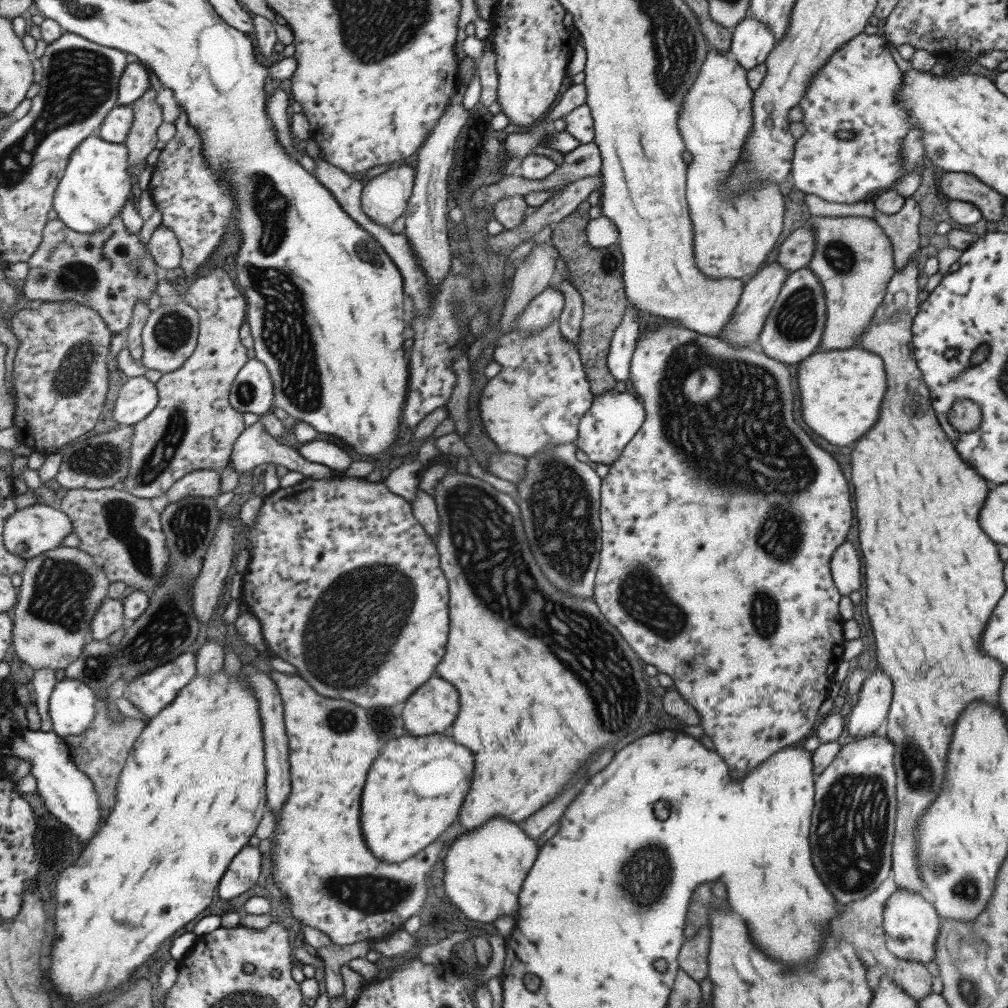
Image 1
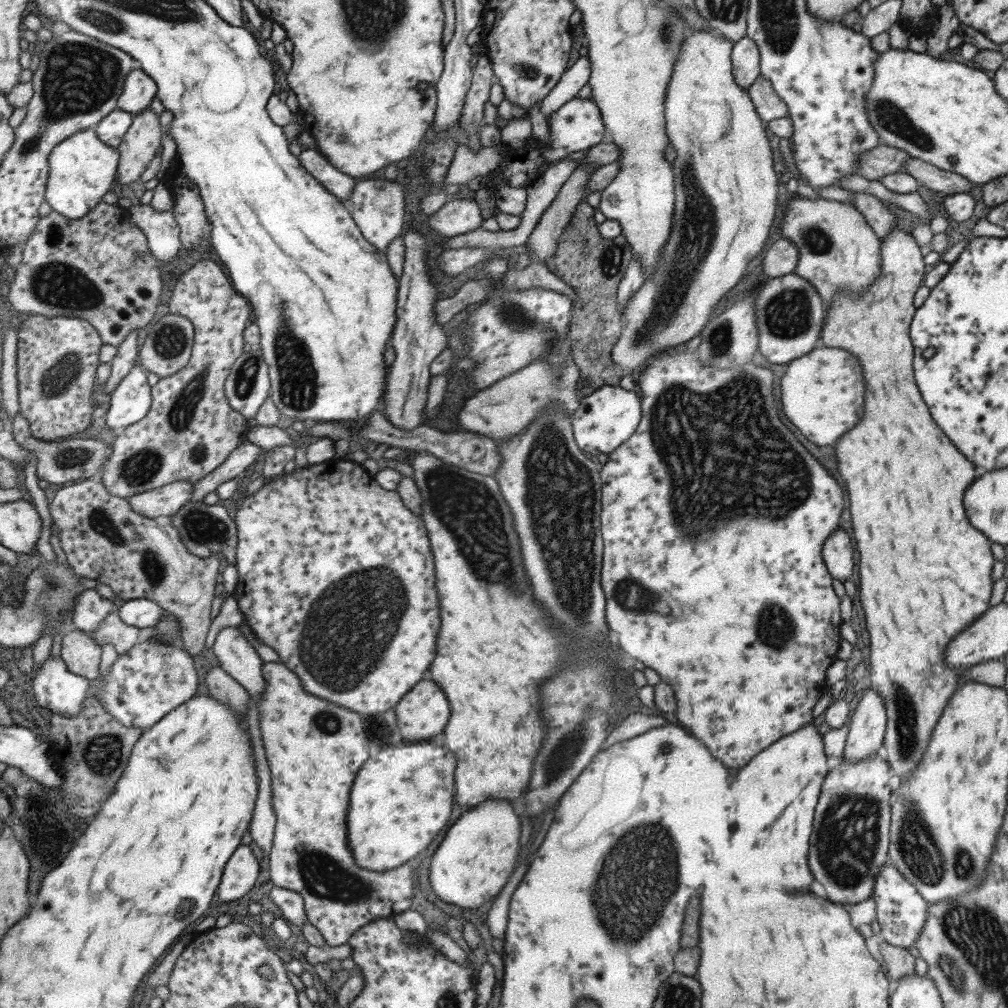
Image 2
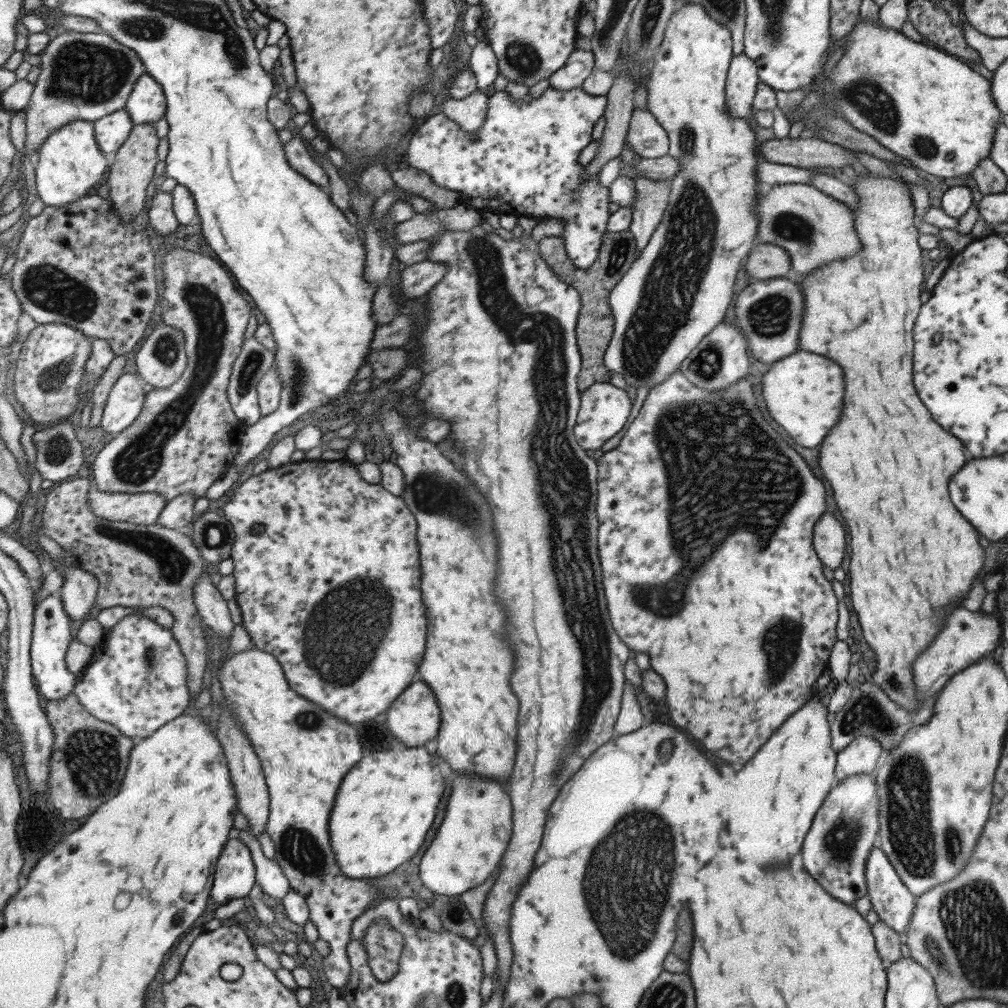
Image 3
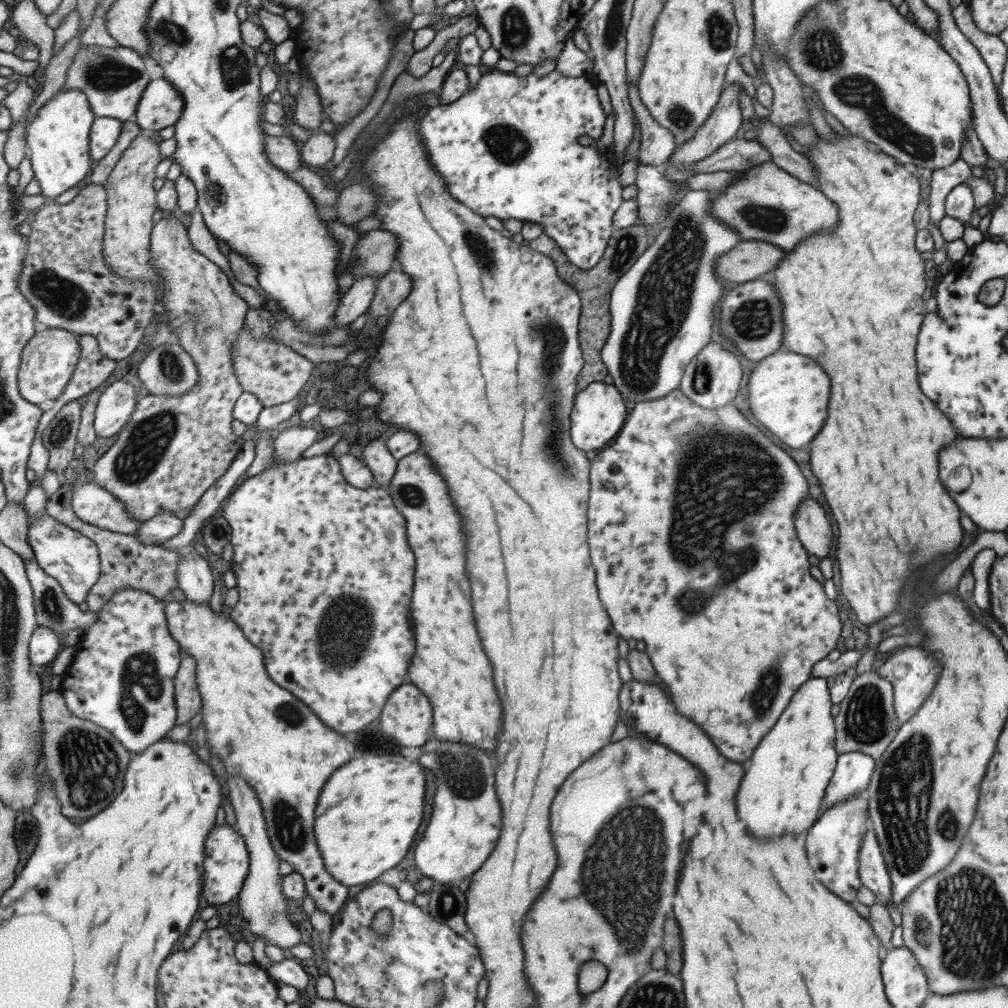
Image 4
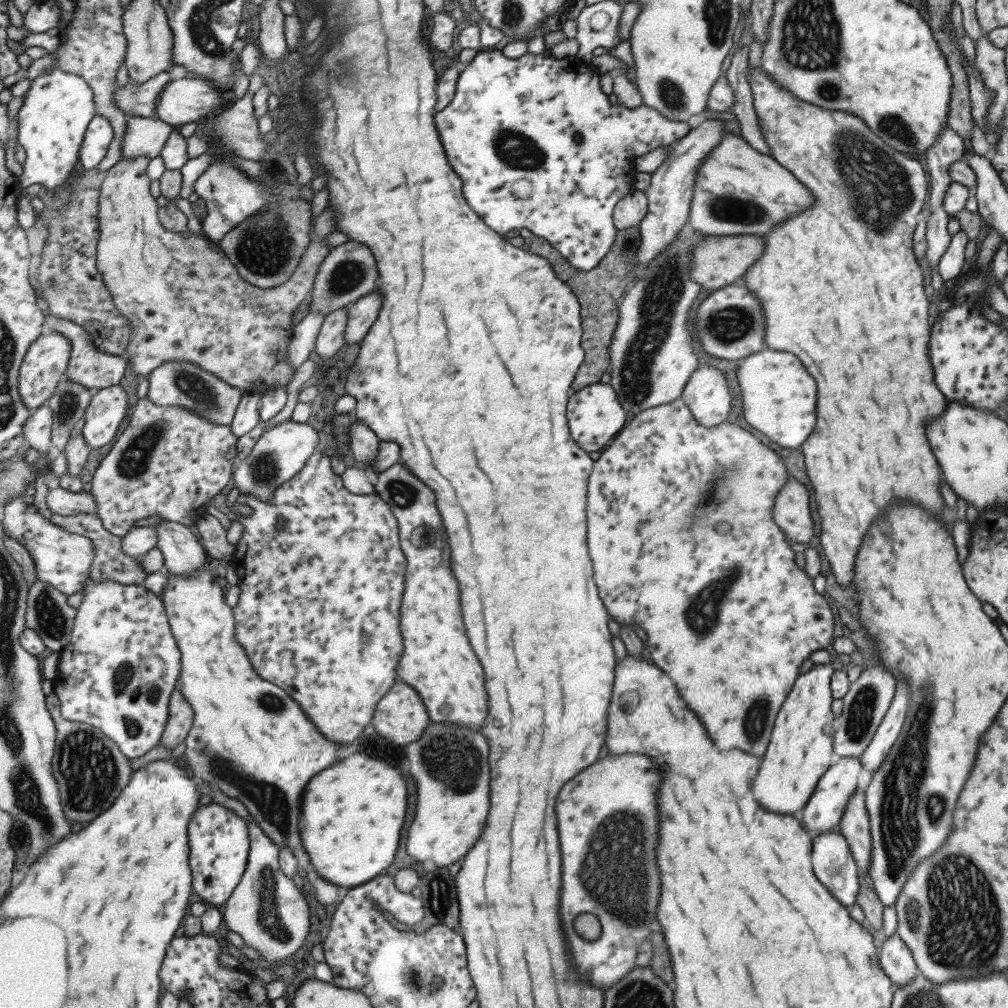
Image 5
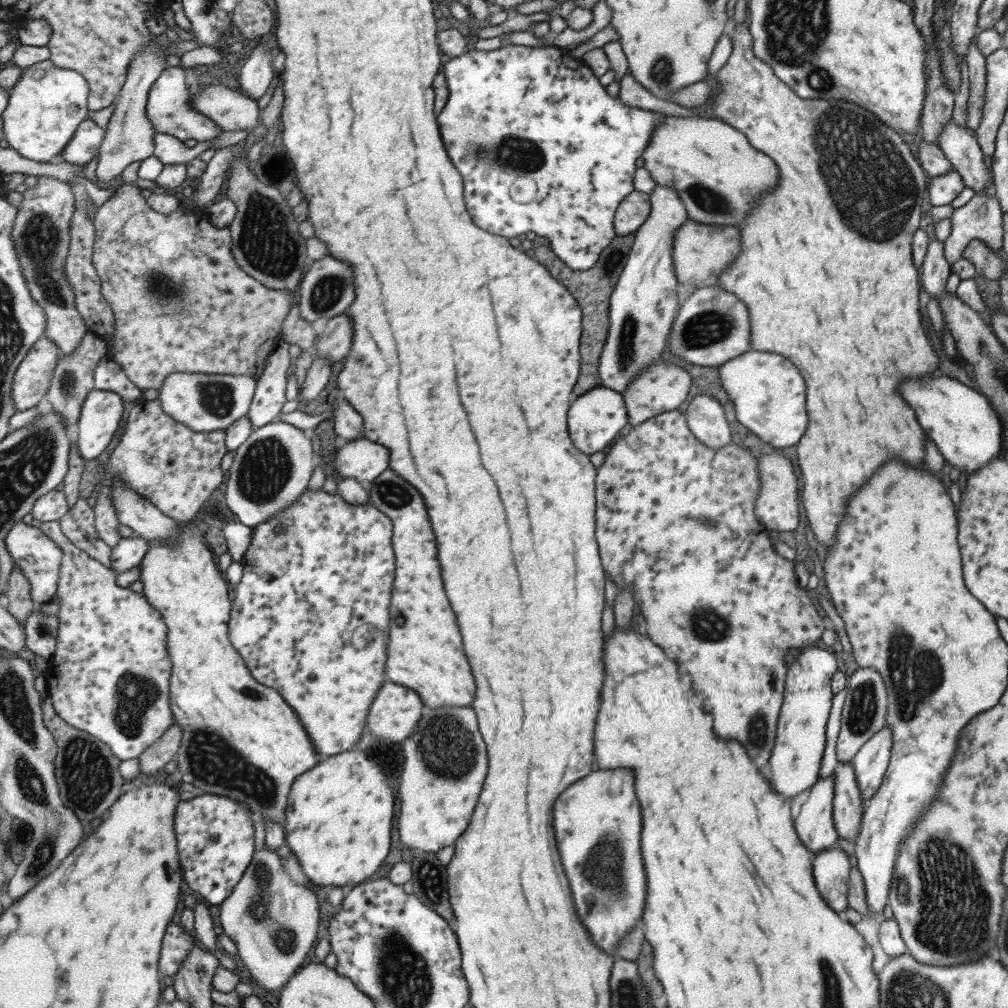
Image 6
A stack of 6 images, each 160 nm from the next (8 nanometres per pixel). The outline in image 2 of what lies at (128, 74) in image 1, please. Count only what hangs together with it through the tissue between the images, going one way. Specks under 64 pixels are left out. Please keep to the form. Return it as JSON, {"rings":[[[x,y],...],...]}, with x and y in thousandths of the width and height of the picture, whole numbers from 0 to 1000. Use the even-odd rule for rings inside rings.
{"rings":[[[136,66],[125,79],[123,92],[117,100],[117,107],[134,115],[146,109],[157,95],[157,83],[151,74]]]}

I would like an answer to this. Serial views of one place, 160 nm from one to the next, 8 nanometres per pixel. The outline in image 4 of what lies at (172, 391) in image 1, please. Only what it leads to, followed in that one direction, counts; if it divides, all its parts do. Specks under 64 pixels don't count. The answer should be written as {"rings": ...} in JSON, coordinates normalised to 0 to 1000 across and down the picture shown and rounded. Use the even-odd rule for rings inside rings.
{"rings":[[[139,133],[132,141],[131,144],[120,154],[119,160],[116,162],[114,168],[108,175],[105,188],[107,188],[107,218],[106,228],[104,237],[104,254],[107,254],[107,263],[111,264],[111,267],[115,269],[116,273],[120,273],[122,277],[130,277],[130,279],[150,279],[156,287],[158,287],[158,300],[154,306],[155,313],[158,313],[157,323],[162,323],[163,319],[169,327],[170,336],[176,337],[184,348],[187,348],[190,352],[191,357],[195,360],[196,366],[199,370],[198,378],[196,382],[189,386],[186,391],[180,393],[172,392],[154,392],[147,391],[144,394],[140,394],[138,401],[136,402],[135,409],[132,410],[131,417],[127,419],[127,422],[117,431],[117,436],[113,440],[95,457],[93,467],[93,478],[106,484],[106,486],[112,488],[112,491],[116,492],[123,498],[125,505],[128,510],[131,510],[133,514],[138,516],[148,516],[149,514],[155,513],[157,510],[163,509],[166,506],[176,508],[177,506],[189,506],[195,500],[197,500],[199,493],[202,493],[206,486],[222,473],[226,466],[230,464],[231,457],[234,456],[236,450],[239,448],[241,438],[238,433],[231,431],[231,417],[232,405],[234,399],[238,397],[238,393],[242,388],[250,389],[256,393],[256,396],[262,401],[262,403],[275,403],[275,401],[283,401],[283,399],[289,399],[294,395],[300,387],[305,384],[305,380],[309,379],[311,373],[311,365],[313,364],[313,360],[309,359],[307,355],[303,355],[302,352],[297,351],[287,345],[287,343],[281,343],[281,340],[274,338],[269,331],[265,332],[256,338],[256,335],[251,331],[250,325],[245,322],[243,316],[246,314],[247,304],[241,296],[237,296],[233,290],[231,290],[231,284],[229,284],[229,278],[227,274],[221,270],[221,266],[217,266],[214,260],[210,257],[205,256],[195,249],[189,241],[189,236],[186,232],[186,224],[178,218],[178,216],[160,216],[159,219],[154,223],[152,220],[152,212],[156,208],[157,200],[155,193],[157,188],[152,187],[152,181],[156,179],[156,166],[158,162],[162,160],[164,156],[158,151],[157,141],[153,140],[151,134]]]}

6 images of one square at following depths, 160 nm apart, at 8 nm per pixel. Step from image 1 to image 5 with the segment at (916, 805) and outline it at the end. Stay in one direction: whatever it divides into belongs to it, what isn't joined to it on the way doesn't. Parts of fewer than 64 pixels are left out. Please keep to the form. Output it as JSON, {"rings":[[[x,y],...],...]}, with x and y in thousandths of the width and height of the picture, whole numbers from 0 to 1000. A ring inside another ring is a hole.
{"rings":[[[740,67],[740,76],[746,93],[747,109],[750,113],[751,123],[761,144],[764,156],[781,168],[802,189],[808,199],[802,207],[793,209],[793,212],[773,220],[763,232],[756,234],[759,248],[755,256],[748,260],[737,272],[736,280],[739,287],[753,299],[758,315],[758,341],[762,347],[781,349],[791,353],[791,357],[803,367],[811,383],[811,401],[809,411],[811,419],[807,429],[794,440],[797,450],[797,464],[807,482],[807,496],[813,514],[813,542],[820,554],[823,566],[833,581],[847,582],[846,559],[849,556],[850,545],[857,533],[860,522],[864,520],[864,512],[872,512],[878,508],[880,498],[892,496],[908,496],[914,500],[922,510],[934,510],[934,494],[930,488],[933,462],[930,462],[924,446],[920,444],[918,435],[918,419],[929,416],[937,408],[938,395],[935,393],[928,383],[925,374],[922,353],[920,353],[921,337],[923,336],[922,319],[919,319],[919,297],[916,291],[916,270],[912,265],[912,258],[906,253],[905,233],[909,220],[913,216],[912,209],[919,204],[920,186],[917,181],[914,163],[903,157],[898,152],[891,152],[881,146],[871,135],[868,135],[862,126],[844,112],[831,109],[813,107],[808,103],[788,96],[783,90],[766,80],[755,67]]]}

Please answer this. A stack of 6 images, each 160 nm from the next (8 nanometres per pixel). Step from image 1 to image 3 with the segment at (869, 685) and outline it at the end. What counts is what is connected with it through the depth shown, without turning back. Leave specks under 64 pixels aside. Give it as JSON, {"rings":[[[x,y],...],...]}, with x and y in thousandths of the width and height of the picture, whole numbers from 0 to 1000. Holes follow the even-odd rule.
{"rings":[[[850,730],[829,748],[827,774],[833,775],[845,768],[863,768],[872,760],[877,747],[865,730]]]}

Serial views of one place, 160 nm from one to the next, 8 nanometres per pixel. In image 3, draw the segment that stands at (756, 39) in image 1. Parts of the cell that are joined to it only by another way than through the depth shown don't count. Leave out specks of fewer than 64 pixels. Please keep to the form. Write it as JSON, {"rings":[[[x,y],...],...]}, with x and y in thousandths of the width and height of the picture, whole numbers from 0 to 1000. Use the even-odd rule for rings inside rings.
{"rings":[[[737,53],[726,57],[718,81],[718,104],[722,115],[743,116],[753,80],[747,61]]]}

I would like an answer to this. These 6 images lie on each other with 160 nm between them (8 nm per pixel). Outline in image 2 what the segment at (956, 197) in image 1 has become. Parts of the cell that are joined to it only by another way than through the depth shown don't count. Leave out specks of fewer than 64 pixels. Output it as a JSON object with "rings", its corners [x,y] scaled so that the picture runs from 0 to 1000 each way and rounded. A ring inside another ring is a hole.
{"rings":[[[908,156],[900,158],[895,163],[895,169],[905,175],[911,183],[928,190],[935,190],[937,193],[952,190],[964,193],[963,187],[968,184],[953,176],[951,172],[930,168]]]}

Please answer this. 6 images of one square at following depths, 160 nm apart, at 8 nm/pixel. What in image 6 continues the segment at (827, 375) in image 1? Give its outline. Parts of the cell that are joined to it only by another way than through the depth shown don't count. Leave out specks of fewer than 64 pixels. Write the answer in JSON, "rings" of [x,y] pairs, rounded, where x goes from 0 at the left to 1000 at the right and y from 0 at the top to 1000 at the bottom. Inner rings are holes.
{"rings":[[[744,346],[711,366],[713,379],[727,400],[729,415],[735,423],[770,445],[787,442],[795,435],[801,423],[799,381],[781,355]]]}

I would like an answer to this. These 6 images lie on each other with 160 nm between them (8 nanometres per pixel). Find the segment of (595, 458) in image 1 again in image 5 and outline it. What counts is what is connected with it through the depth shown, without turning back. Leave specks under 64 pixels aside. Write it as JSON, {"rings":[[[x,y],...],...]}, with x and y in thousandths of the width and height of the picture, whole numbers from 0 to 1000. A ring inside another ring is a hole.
{"rings":[[[588,380],[568,390],[563,399],[563,423],[570,440],[581,449],[590,448],[602,440],[620,421],[621,407],[612,397],[610,388],[600,380]]]}

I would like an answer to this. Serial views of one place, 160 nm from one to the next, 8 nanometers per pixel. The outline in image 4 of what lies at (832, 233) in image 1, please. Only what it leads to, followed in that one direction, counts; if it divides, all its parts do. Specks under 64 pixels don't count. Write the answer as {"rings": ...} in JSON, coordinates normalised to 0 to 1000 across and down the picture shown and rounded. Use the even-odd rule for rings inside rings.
{"rings":[[[765,160],[742,165],[732,170],[734,176],[715,188],[710,188],[702,200],[702,210],[713,220],[725,225],[735,239],[755,239],[771,244],[783,252],[793,240],[807,232],[822,232],[830,224],[830,205],[809,185],[795,181]]]}

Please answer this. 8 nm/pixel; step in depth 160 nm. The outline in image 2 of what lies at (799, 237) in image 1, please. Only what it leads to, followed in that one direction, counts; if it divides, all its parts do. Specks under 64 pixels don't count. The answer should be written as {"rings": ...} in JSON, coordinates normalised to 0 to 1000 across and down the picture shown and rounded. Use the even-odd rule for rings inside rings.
{"rings":[[[775,235],[759,248],[754,265],[761,275],[775,275],[788,270],[791,256],[791,245]]]}

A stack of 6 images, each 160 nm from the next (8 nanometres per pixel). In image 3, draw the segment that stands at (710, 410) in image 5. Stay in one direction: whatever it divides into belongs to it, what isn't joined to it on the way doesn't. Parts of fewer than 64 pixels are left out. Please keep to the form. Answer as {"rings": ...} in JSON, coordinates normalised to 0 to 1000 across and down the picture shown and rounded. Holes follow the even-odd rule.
{"rings":[[[714,319],[703,331],[695,336],[691,344],[675,359],[673,369],[693,386],[713,387],[721,385],[740,373],[743,367],[743,345],[730,323]]]}

